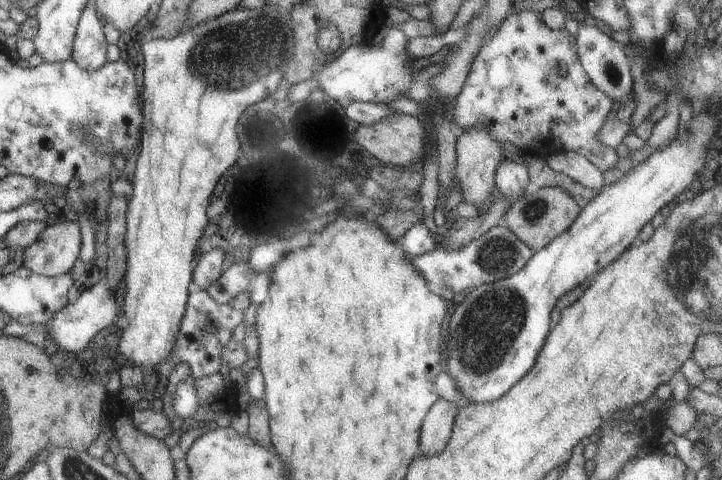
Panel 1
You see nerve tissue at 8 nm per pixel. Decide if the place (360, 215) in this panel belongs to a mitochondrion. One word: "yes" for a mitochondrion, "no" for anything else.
no

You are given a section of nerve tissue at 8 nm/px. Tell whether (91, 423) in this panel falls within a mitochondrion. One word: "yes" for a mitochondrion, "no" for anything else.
no

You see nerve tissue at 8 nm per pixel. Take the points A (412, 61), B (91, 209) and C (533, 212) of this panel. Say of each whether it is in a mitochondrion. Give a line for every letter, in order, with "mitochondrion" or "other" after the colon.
A: other
B: other
C: mitochondrion

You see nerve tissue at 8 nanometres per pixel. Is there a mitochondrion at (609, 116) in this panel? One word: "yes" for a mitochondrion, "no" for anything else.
no

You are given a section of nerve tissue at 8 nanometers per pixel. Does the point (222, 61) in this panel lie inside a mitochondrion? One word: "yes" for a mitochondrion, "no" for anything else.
yes

